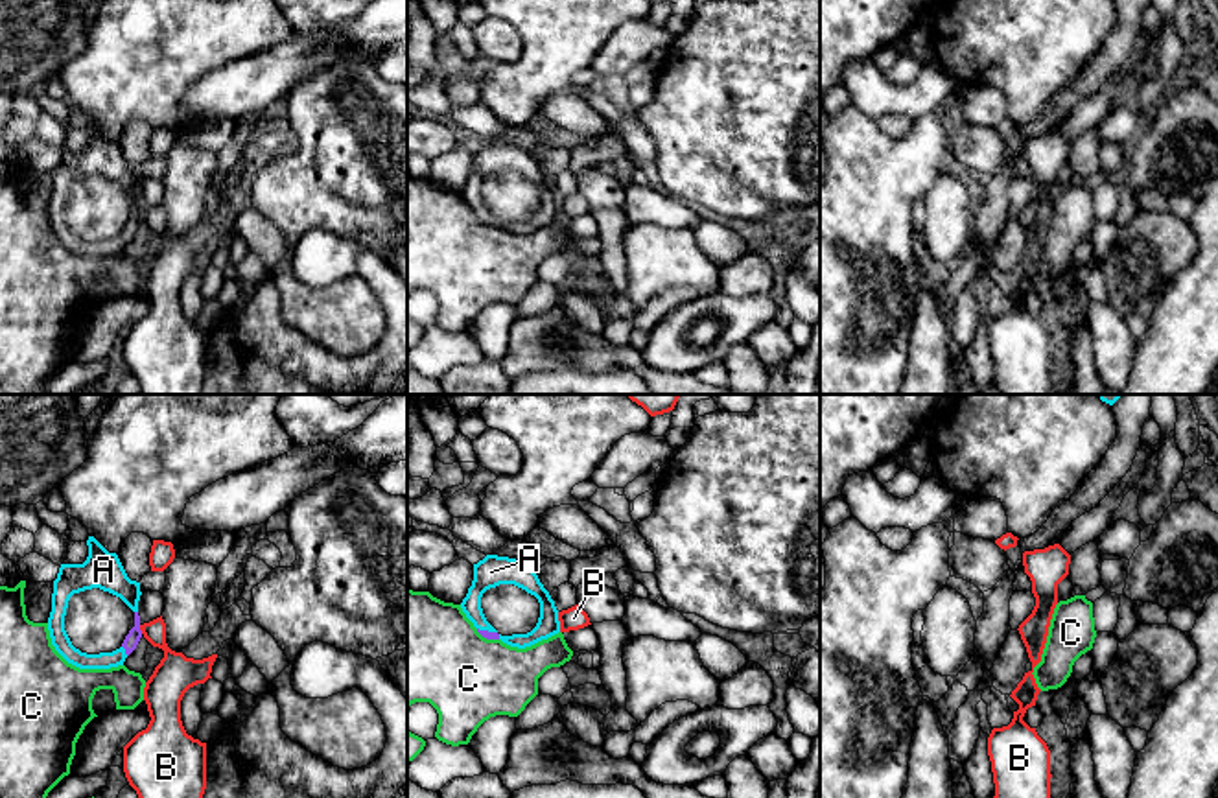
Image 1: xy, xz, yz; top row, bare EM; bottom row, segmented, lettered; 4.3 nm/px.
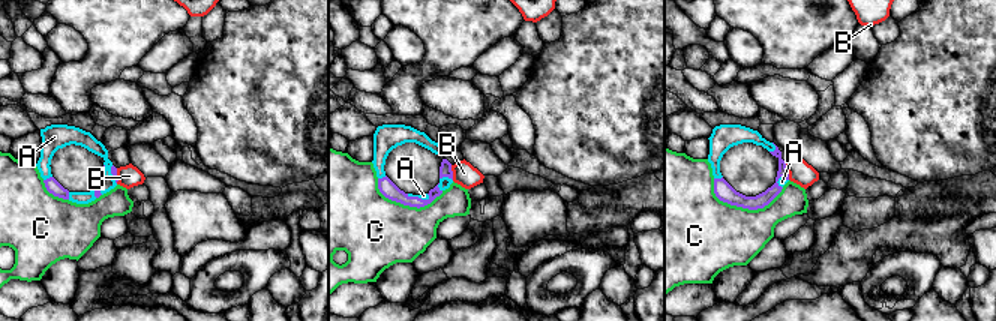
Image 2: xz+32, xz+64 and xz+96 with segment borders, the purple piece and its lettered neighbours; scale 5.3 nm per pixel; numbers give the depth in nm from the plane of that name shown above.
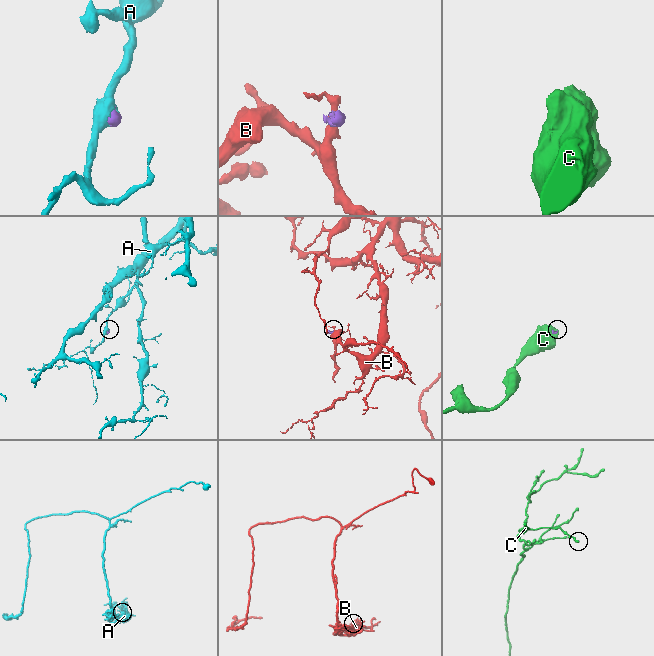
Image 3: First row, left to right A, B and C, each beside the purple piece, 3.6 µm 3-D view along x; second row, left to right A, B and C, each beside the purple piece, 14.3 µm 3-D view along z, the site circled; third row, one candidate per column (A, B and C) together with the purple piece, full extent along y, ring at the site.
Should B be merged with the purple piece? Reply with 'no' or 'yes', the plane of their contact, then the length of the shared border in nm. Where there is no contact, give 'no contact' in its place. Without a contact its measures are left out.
no; meets purple in xy; contact 40 nm long

